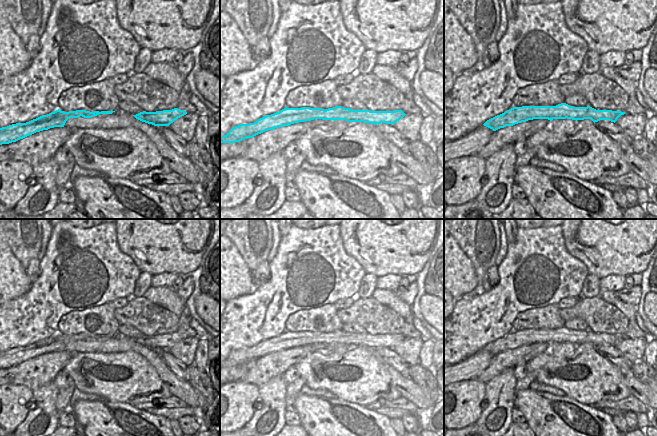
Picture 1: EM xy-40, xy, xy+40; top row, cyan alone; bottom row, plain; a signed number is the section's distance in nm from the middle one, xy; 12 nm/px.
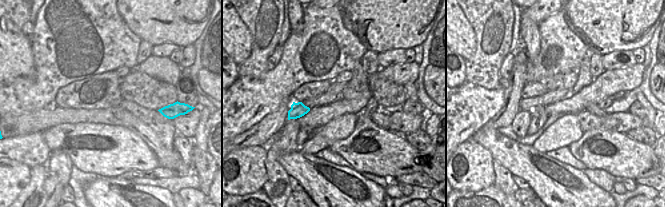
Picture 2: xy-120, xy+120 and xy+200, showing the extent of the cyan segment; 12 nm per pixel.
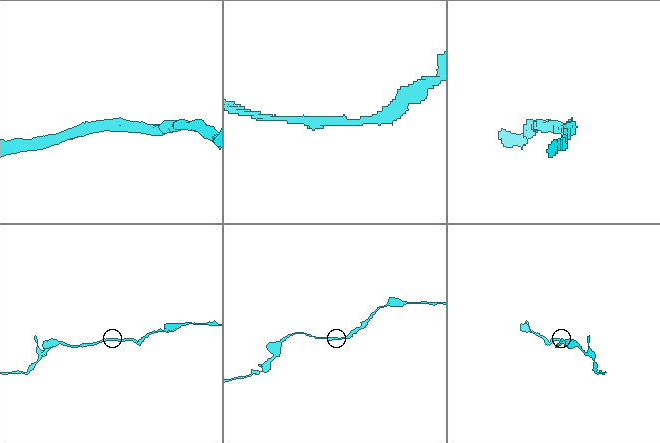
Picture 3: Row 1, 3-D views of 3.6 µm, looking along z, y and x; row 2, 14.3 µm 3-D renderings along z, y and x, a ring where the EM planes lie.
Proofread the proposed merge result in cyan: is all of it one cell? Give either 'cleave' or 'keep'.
keep

